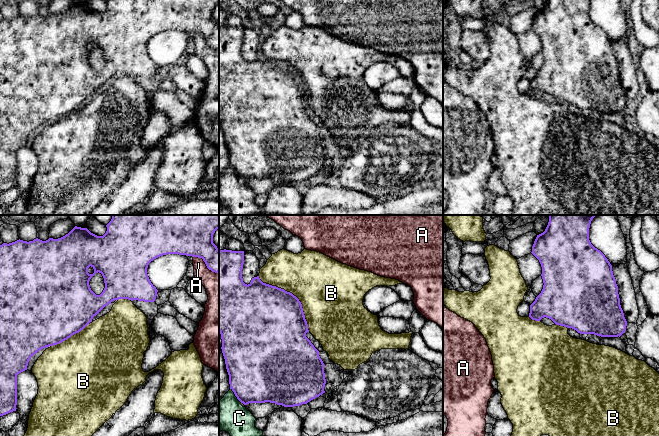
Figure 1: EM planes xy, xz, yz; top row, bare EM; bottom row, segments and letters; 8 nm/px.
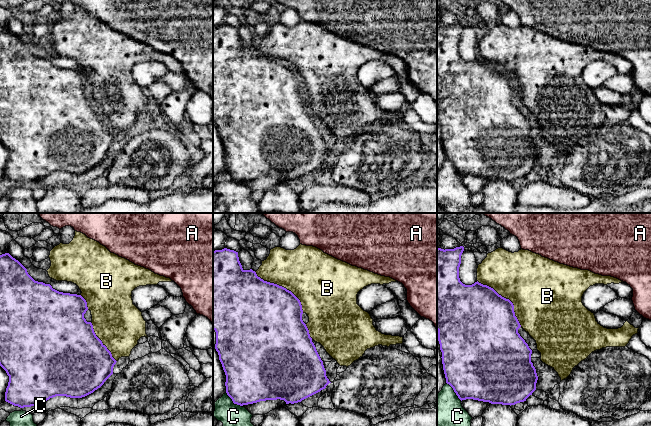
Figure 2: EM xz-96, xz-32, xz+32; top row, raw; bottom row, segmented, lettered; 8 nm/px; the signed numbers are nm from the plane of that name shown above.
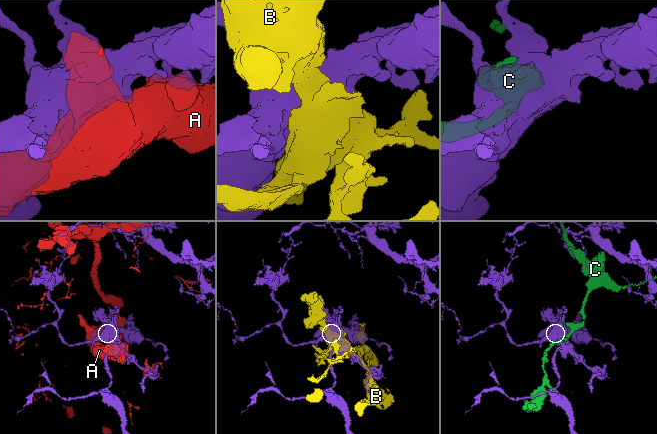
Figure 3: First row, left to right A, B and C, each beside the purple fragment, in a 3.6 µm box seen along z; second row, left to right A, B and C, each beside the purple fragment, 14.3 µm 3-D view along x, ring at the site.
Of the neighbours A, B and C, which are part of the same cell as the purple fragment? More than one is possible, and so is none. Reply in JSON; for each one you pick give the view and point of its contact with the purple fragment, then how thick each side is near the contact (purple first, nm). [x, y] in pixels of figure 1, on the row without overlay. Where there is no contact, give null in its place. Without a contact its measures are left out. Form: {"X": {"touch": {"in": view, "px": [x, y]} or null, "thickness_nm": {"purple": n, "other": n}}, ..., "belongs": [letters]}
{"B": {"touch": {"in": "xz", "px": [292, 70]}, "thickness_nm": {"purple": 500, "other": 440}}, "belongs": ["B"]}

